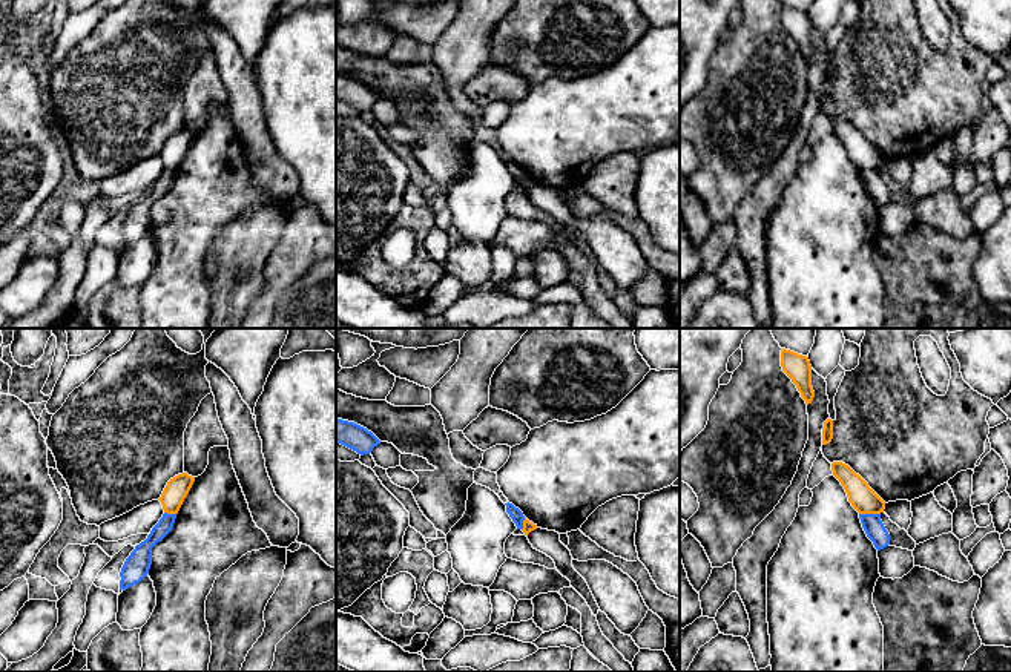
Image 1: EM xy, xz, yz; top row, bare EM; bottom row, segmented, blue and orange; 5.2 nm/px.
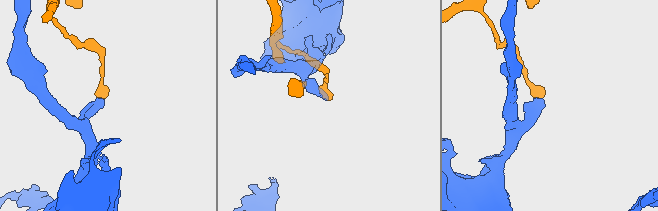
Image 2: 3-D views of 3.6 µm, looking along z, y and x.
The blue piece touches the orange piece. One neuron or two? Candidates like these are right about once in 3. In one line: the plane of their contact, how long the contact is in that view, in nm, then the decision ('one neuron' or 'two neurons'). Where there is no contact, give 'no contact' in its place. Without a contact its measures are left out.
yz | 110 nm | two neurons

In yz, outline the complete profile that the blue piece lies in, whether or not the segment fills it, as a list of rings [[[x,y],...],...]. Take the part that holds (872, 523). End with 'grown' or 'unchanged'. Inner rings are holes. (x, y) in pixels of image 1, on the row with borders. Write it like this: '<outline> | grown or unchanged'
[[[859,514],[859,519],[867,537],[878,551],[890,545],[890,534],[881,520],[881,514]]] | unchanged

